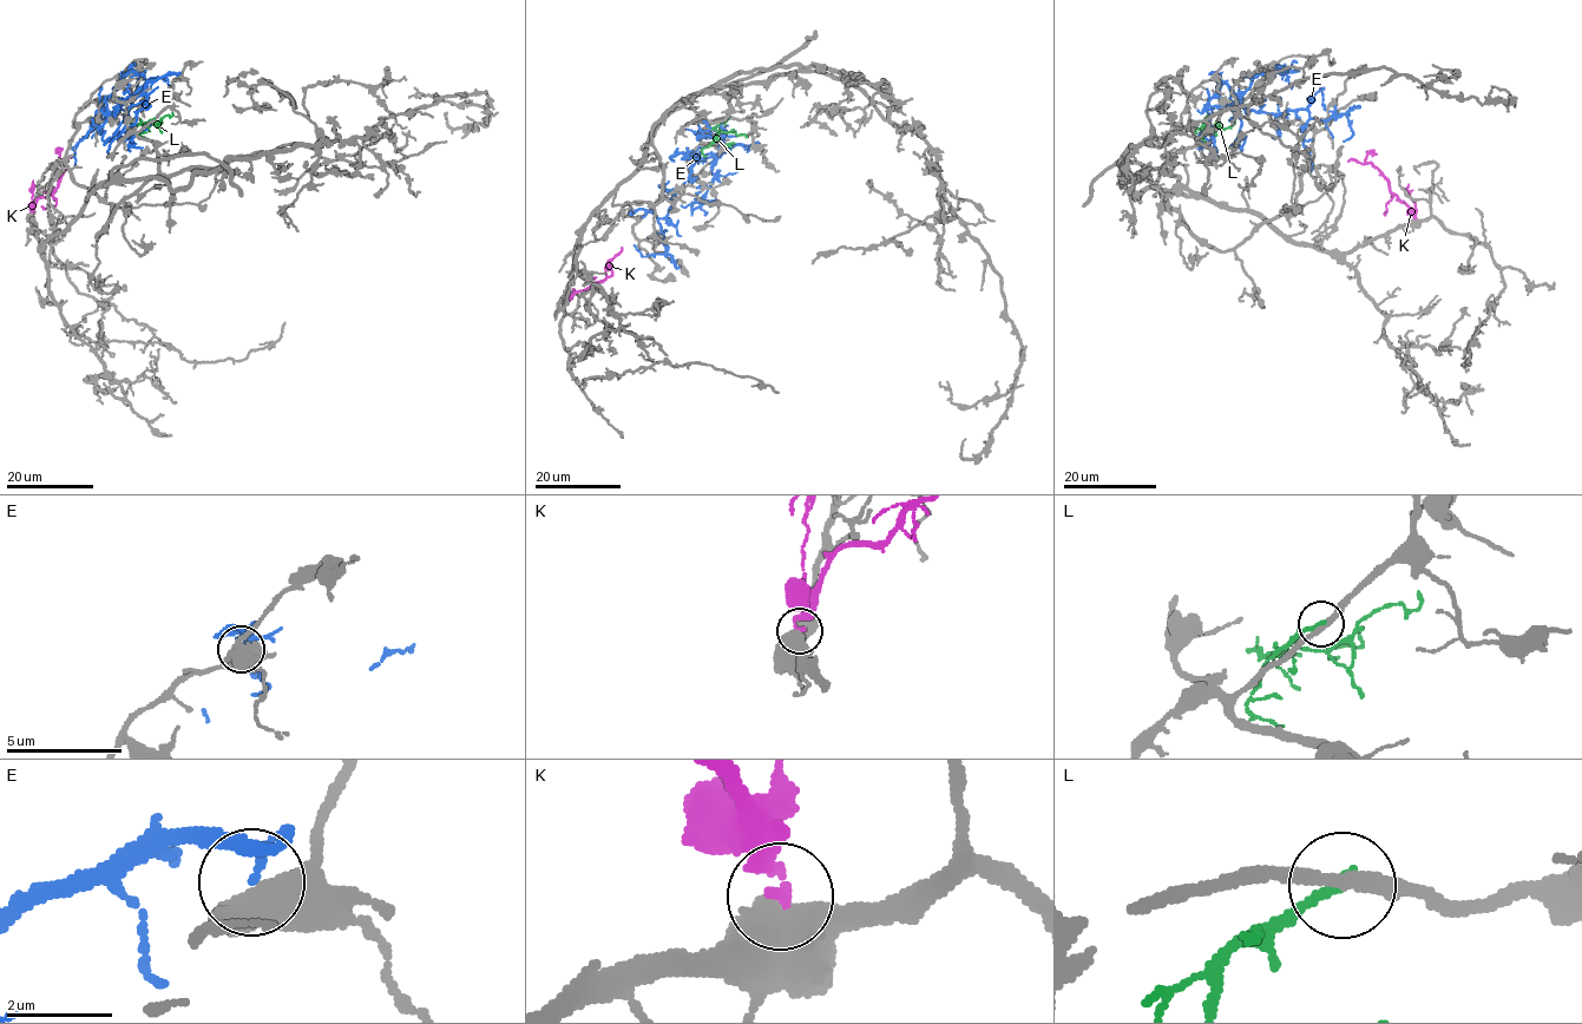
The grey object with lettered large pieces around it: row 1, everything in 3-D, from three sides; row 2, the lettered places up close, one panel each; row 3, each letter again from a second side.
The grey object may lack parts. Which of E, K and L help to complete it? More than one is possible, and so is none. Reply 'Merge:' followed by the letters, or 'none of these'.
Merge: none of these

